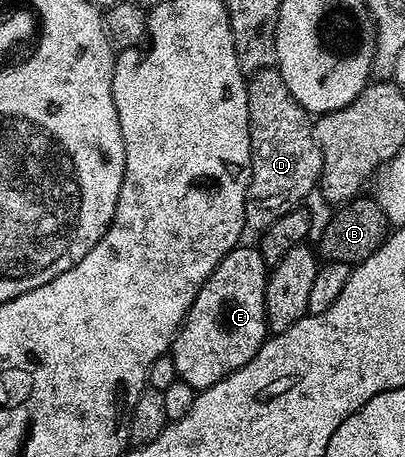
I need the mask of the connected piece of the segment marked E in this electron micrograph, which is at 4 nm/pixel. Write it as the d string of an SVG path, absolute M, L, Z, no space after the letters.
M238 245L226 256L219 265L212 271L212 276L200 287L200 292L196 294L195 301L192 302L192 308L188 314L184 316L184 322L179 331L176 332L176 338L170 348L170 354L174 365L176 366L177 376L183 382L189 383L190 386L203 389L205 387L213 387L218 381L222 381L228 375L234 374L238 369L242 369L252 358L260 351L260 346L264 344L265 339L269 338L270 328L268 326L268 310L266 309L266 285L270 278L269 268L261 257L259 250L255 246L244 247L245 245Z

